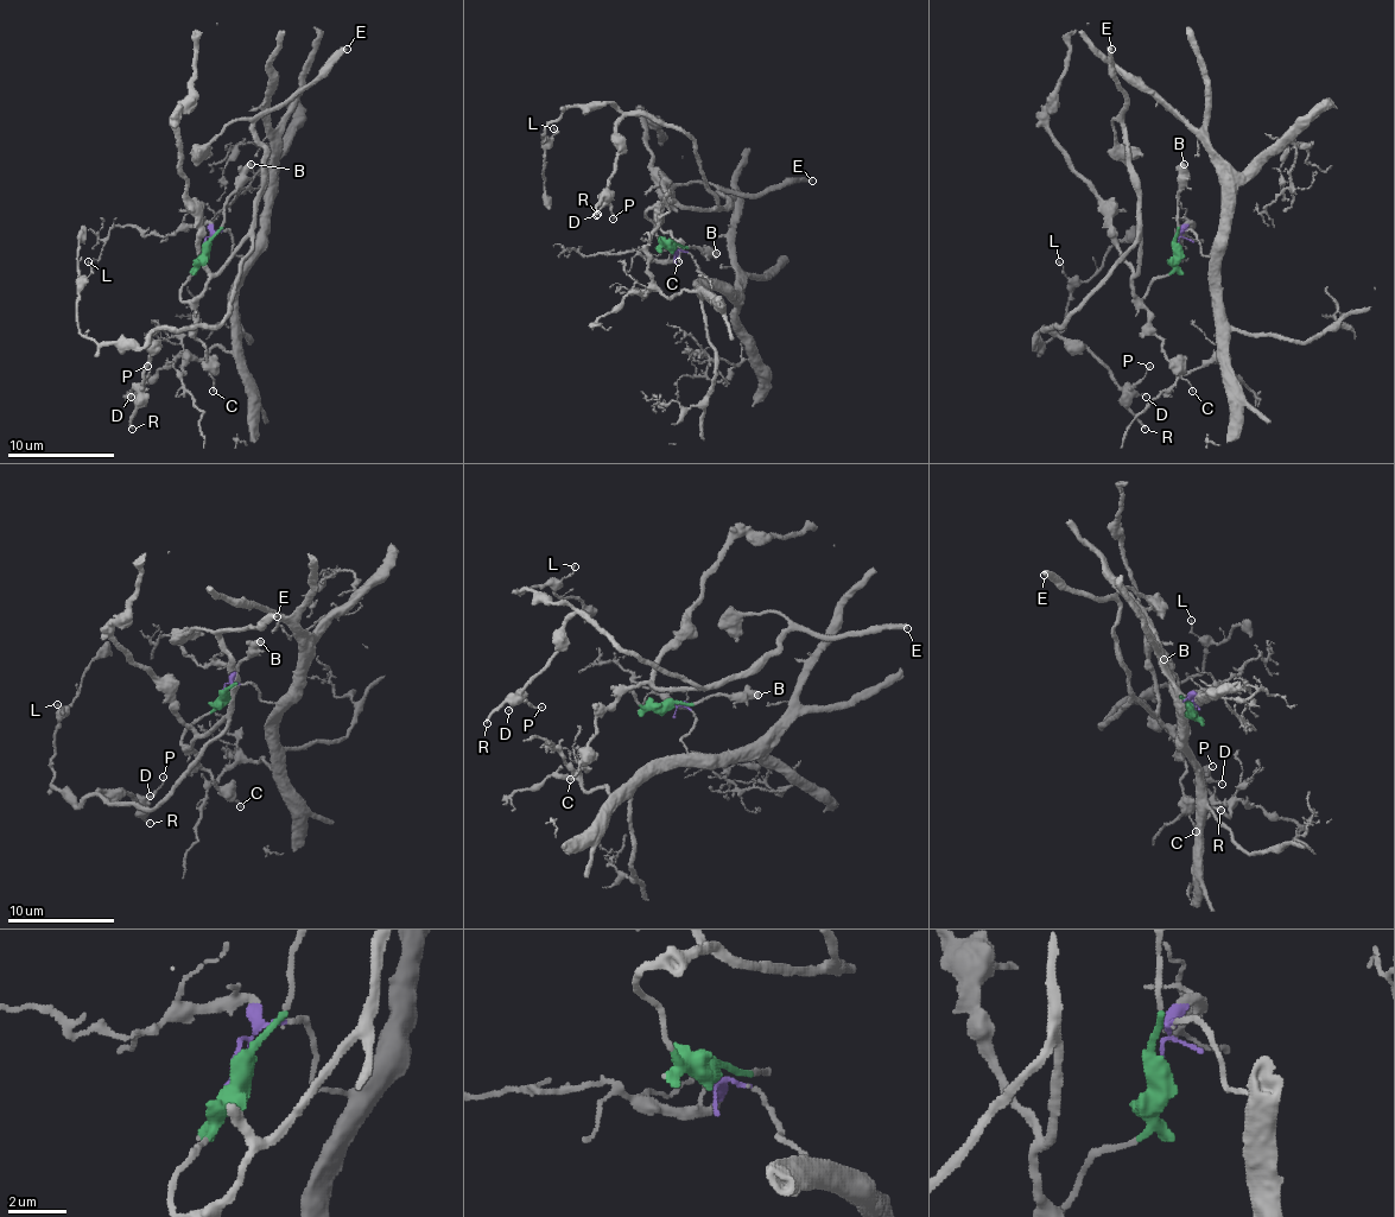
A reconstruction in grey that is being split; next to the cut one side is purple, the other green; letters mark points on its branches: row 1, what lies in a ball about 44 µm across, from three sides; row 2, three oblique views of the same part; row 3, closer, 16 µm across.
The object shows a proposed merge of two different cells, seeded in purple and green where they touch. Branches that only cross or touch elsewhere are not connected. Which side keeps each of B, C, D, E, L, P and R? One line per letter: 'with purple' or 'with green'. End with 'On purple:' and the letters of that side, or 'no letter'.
B: with green
C: with green
D: with green
E: with green
L: with green
P: with green
R: with green
On purple: no letter

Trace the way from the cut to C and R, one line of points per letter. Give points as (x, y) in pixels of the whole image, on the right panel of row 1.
C: (1179, 249), (1179, 262), (1152, 281), (1139, 300), (1147, 324), (1164, 349), (1164, 356), (1192, 392)
R: (1179, 249), (1179, 262), (1139, 300), (1141, 239), (1064, 324), (1045, 330), (1079, 343), (1145, 429)

